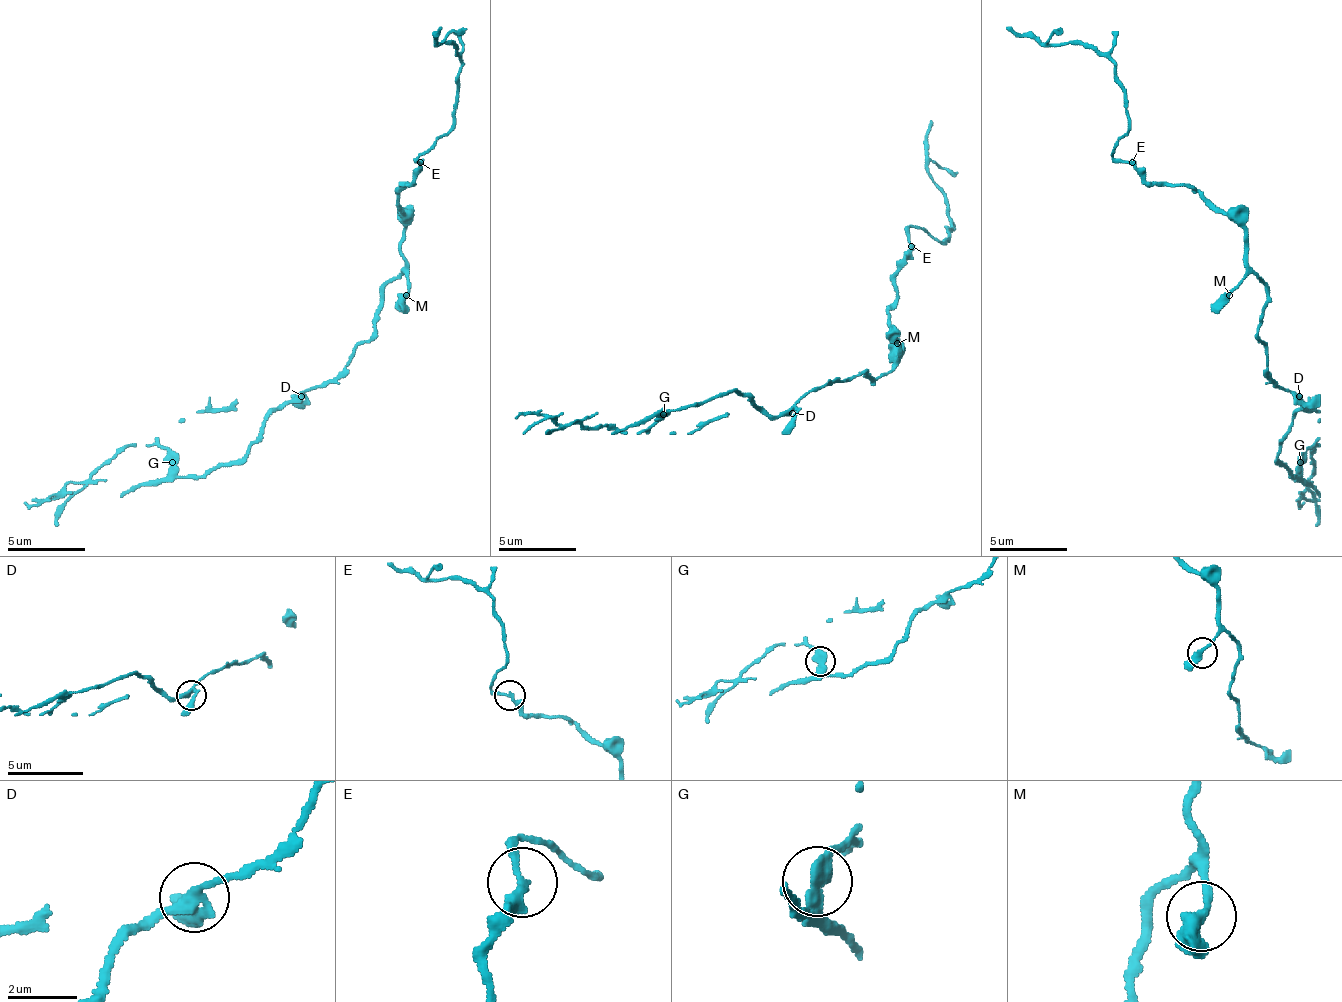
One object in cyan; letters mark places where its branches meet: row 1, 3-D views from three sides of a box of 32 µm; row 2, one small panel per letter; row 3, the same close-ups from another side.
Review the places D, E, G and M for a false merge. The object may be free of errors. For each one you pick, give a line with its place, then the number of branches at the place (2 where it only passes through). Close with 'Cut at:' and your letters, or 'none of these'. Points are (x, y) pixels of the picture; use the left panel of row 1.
G: Place: (172, 462). Branches: 3
Cut at: G

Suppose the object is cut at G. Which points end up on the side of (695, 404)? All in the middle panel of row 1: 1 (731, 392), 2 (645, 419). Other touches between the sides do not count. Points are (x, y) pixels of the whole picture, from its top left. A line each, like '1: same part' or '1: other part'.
1: same part
2: same part

